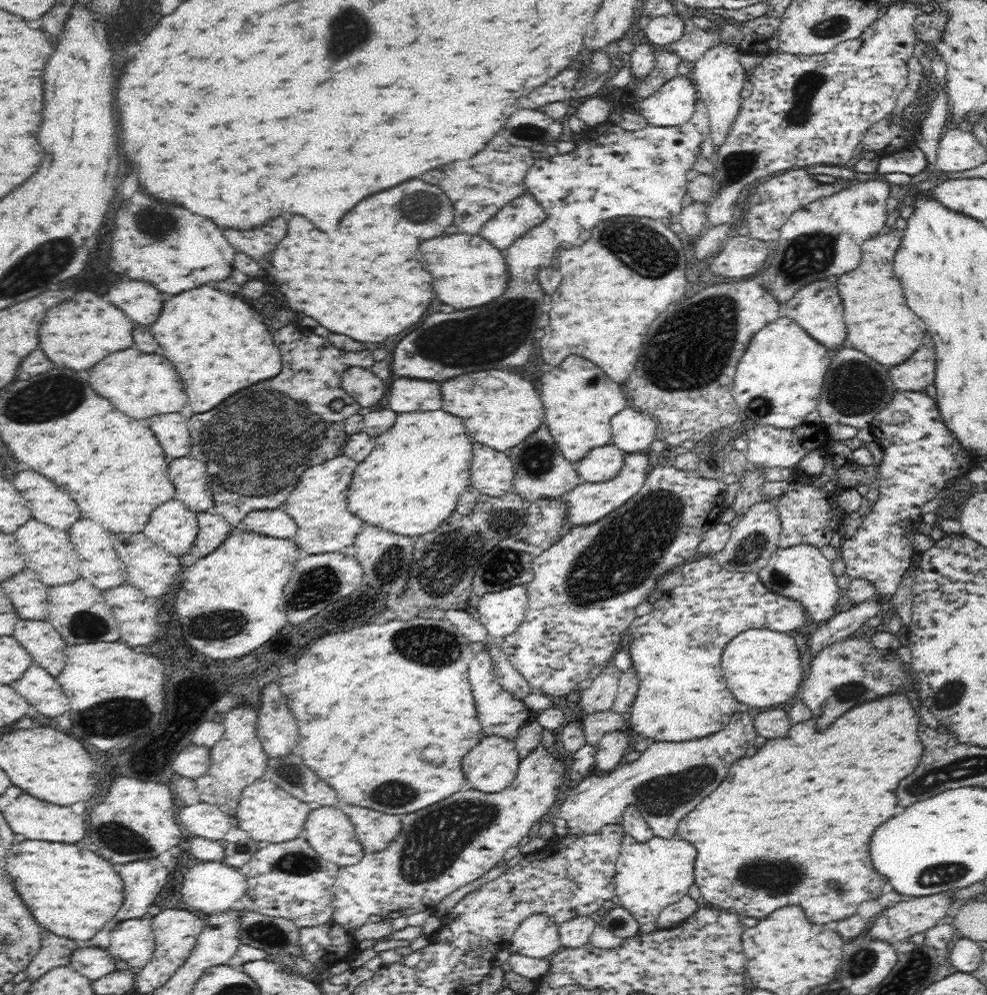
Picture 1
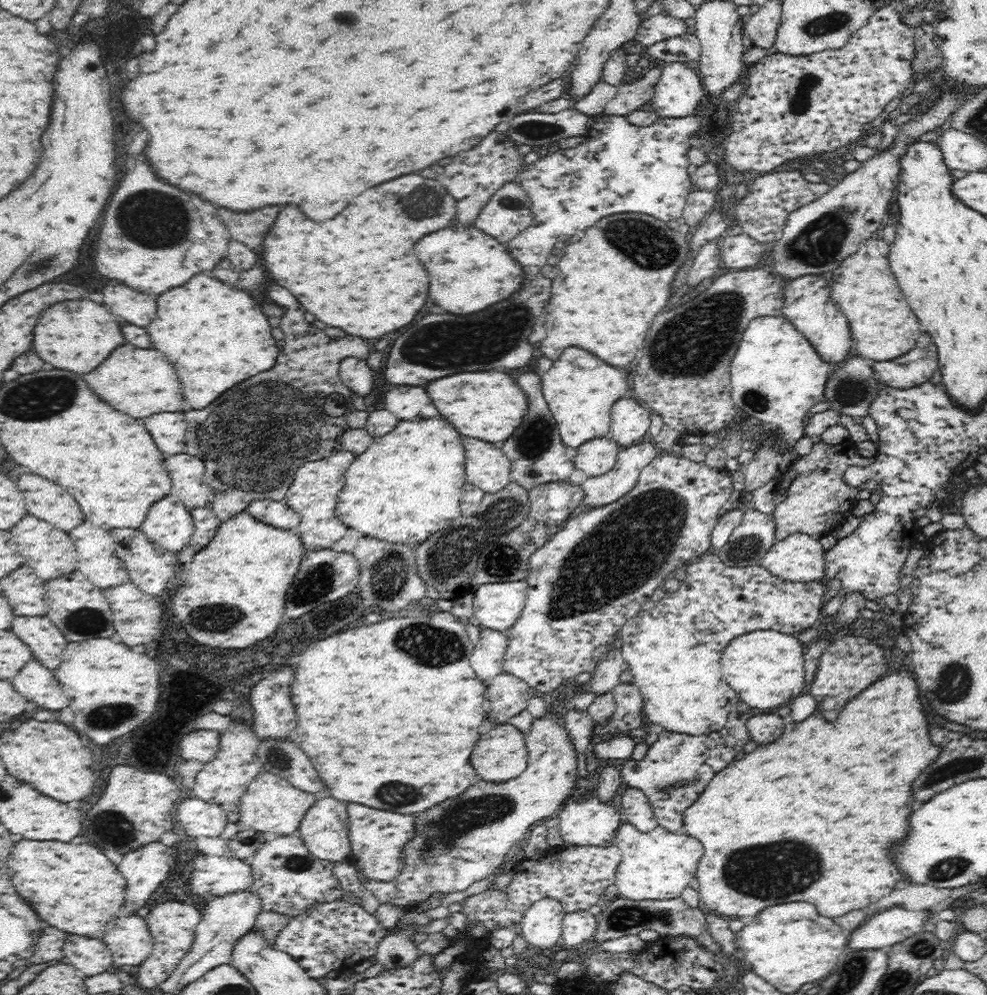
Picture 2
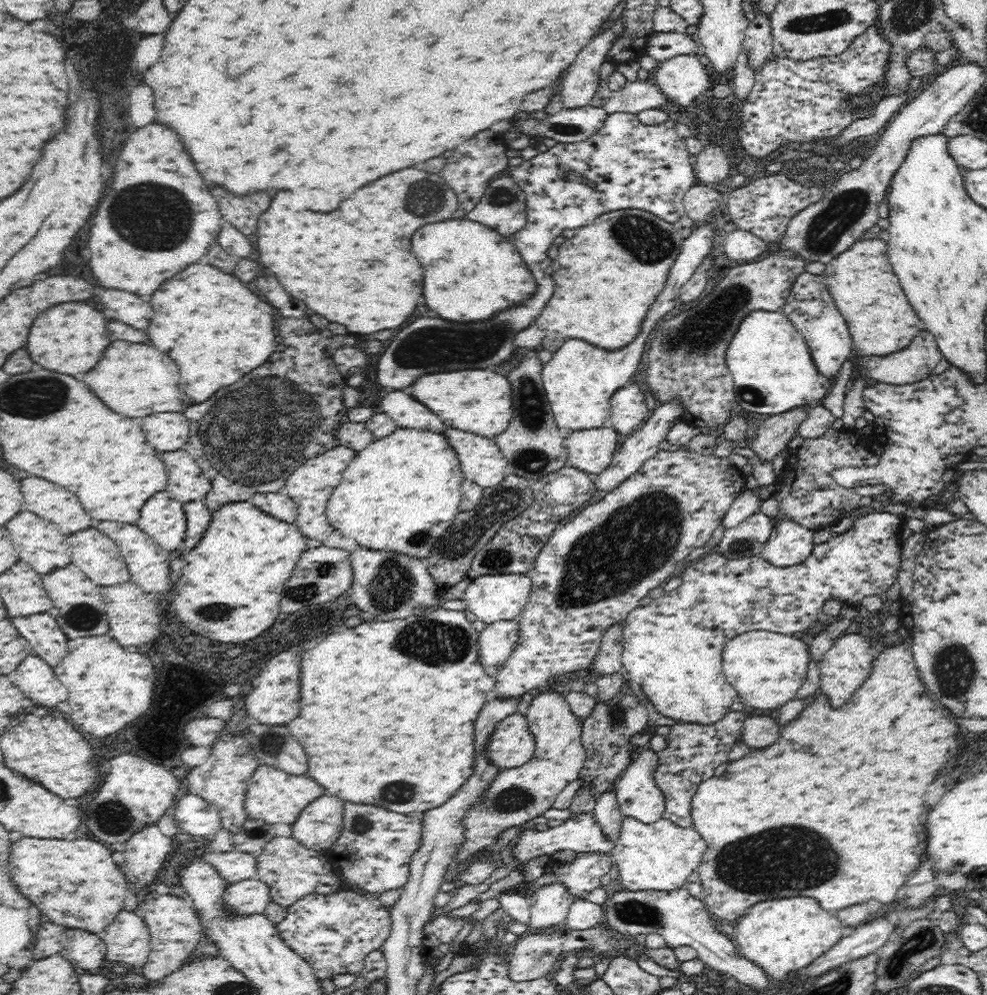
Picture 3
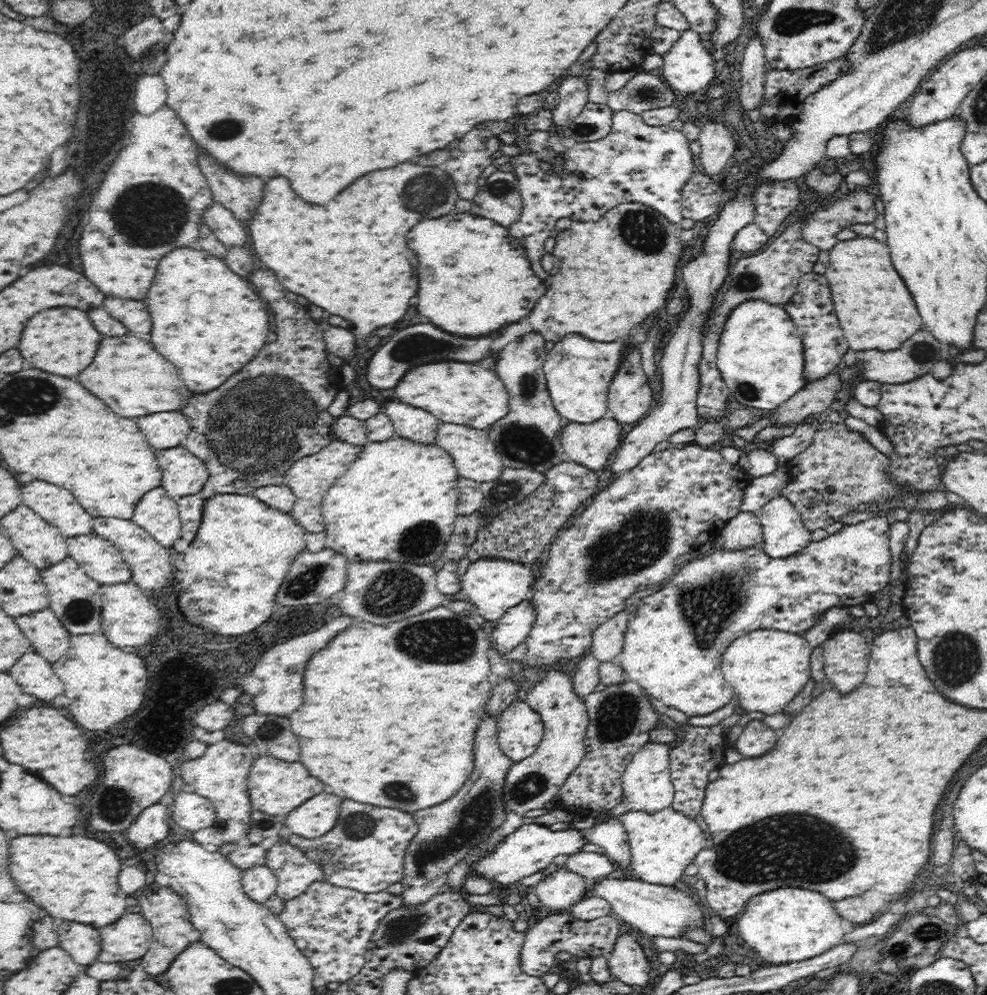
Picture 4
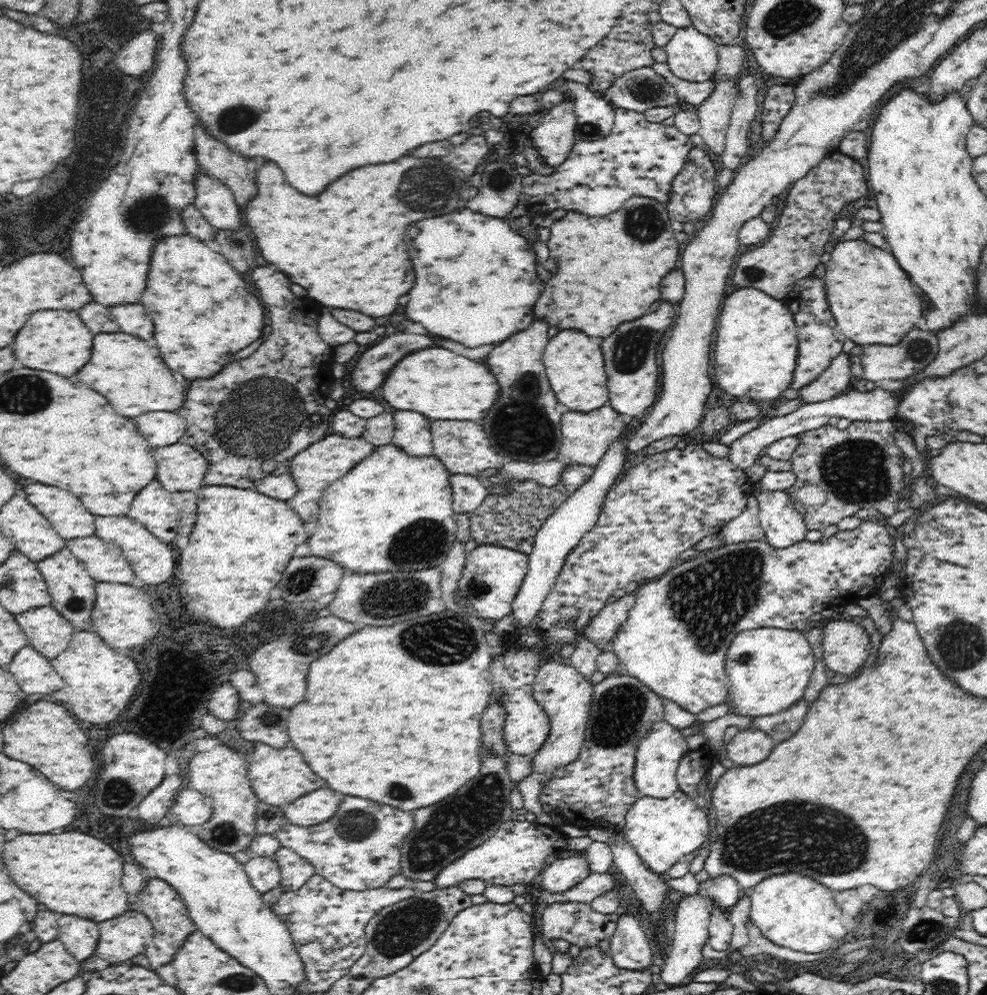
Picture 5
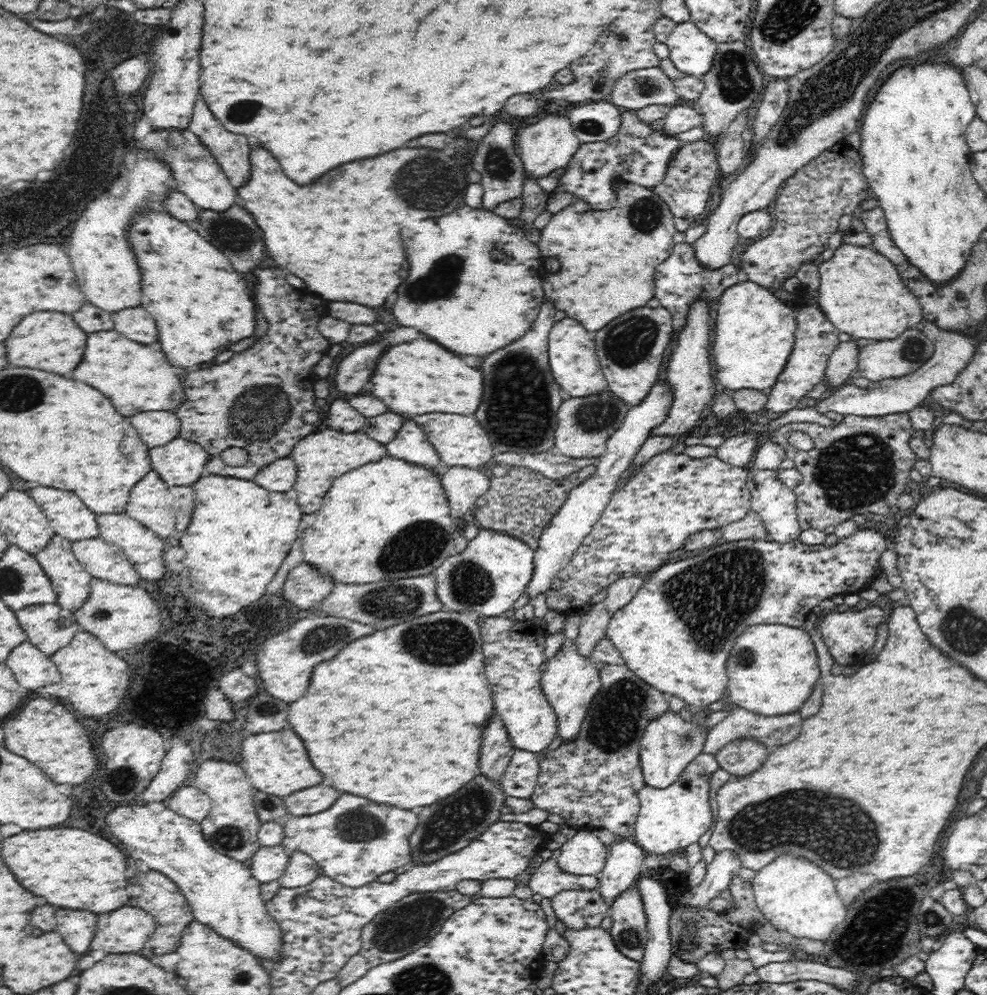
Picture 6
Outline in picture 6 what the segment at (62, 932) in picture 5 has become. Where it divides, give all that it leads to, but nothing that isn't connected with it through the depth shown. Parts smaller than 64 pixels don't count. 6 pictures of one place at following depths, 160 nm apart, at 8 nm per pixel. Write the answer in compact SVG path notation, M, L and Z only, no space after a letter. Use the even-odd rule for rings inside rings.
M58 910L58 932L66 940L72 952L90 950L90 942L96 932L96 914L88 910Z

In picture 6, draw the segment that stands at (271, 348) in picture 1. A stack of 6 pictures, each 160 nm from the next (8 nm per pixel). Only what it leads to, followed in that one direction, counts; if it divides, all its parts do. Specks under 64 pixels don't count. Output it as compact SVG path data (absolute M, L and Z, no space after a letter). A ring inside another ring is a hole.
M166 210L146 211L137 216L130 228L130 244L142 270L142 306L154 316L158 324L158 338L162 352L170 364L190 368L214 360L222 350L242 338L254 334L256 306L248 292L244 278L232 268L230 260L212 244L208 244L190 224L172 217Z

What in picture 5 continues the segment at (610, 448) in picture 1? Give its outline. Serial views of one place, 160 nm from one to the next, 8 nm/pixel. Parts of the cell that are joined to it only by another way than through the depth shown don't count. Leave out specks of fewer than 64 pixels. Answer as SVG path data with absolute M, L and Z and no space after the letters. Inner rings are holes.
M602 406L594 412L582 414L580 412L566 412L561 420L562 447L560 456L566 456L570 464L580 464L595 467L608 447L612 446L628 430L628 425L622 422L622 416L609 406Z

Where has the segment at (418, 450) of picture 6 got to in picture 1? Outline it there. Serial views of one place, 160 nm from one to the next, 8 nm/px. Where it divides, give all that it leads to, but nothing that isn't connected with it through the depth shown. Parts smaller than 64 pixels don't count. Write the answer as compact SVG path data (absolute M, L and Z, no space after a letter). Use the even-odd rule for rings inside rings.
M398 378L390 386L388 404L397 414L416 410L440 410L442 408L440 384L432 380Z

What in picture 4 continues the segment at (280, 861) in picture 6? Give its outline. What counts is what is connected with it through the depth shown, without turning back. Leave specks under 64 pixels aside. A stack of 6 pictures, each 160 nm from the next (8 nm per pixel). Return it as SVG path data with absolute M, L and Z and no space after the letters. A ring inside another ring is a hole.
M266 865L245 870L241 884L244 893L253 901L266 903L277 890L276 875Z

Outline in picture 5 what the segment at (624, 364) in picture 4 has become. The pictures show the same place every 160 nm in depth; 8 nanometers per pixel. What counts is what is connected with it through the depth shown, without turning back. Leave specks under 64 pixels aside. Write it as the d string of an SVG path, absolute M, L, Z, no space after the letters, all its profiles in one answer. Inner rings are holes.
M660 302L660 308L654 314L642 316L640 320L626 322L618 332L603 339L601 347L607 372L607 389L609 390L610 407L620 415L632 417L633 421L641 419L656 403L658 396L658 344L668 326L675 322L672 303Z

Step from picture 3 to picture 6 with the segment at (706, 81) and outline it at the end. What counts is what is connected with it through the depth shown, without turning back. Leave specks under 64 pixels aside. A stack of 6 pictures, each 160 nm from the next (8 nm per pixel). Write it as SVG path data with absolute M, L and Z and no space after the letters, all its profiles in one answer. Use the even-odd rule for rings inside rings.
M691 20L677 24L674 30L672 30L672 34L665 40L665 43L670 51L669 60L678 71L684 74L701 78L703 74L706 74L712 68L712 64L714 64L718 43L700 31Z

